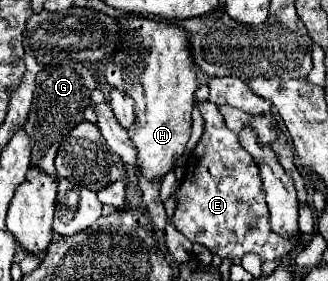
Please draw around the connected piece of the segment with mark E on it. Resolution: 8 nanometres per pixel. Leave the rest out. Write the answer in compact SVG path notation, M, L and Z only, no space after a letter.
M203 101L199 110L205 122L205 133L187 161L187 175L175 195L177 207L173 225L191 243L207 247L221 259L243 257L245 253L255 253L263 261L283 259L299 246L301 236L284 239L273 233L255 161L239 145L237 135L227 129L217 105Z

